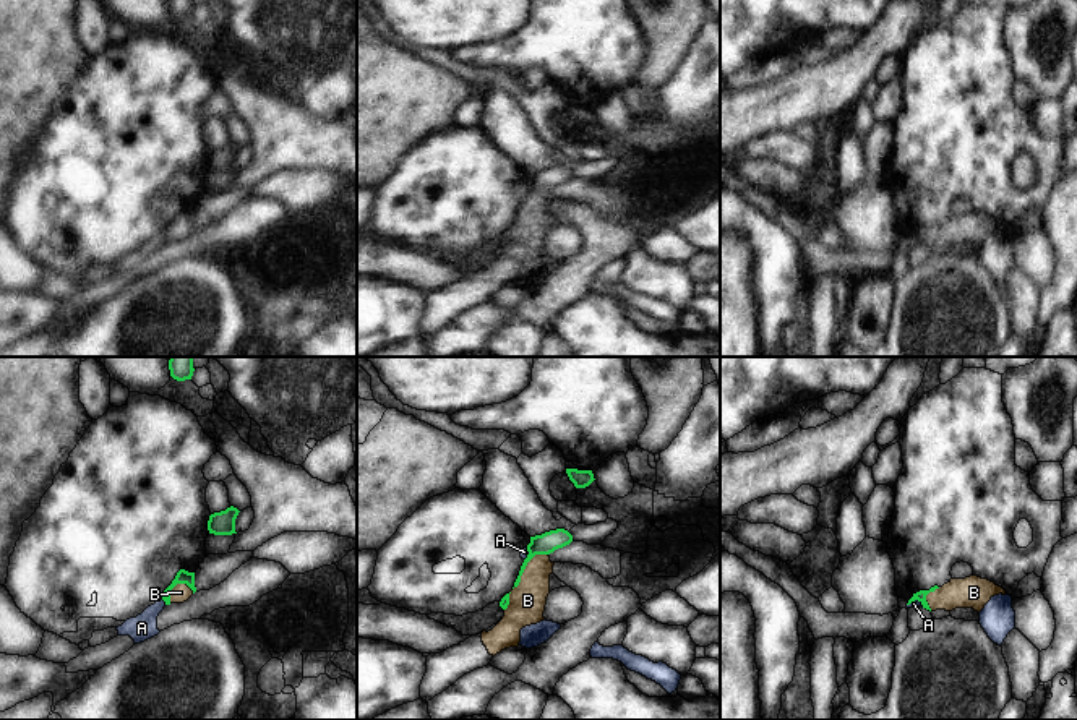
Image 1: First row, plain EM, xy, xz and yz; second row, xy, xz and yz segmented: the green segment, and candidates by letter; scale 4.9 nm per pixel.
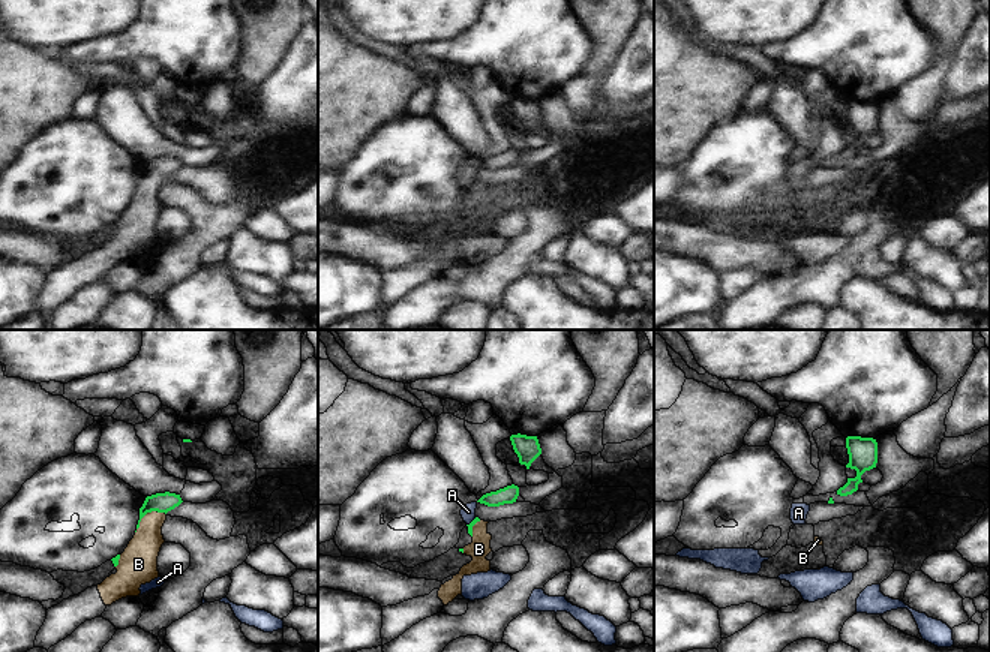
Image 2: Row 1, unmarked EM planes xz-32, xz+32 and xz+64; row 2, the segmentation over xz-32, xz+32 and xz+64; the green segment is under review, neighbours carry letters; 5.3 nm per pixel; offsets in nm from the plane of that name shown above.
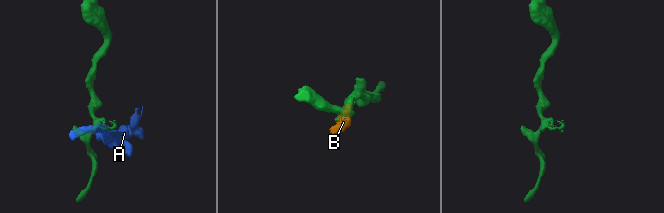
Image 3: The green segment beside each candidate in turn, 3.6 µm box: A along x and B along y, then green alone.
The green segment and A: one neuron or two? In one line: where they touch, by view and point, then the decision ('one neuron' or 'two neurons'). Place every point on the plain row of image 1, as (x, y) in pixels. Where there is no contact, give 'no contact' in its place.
meets green in xy at (164, 237); two neurons

